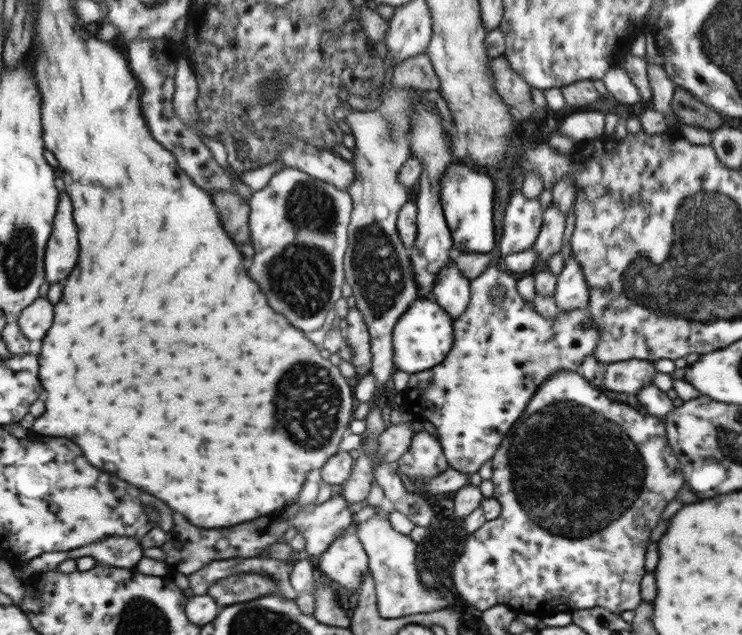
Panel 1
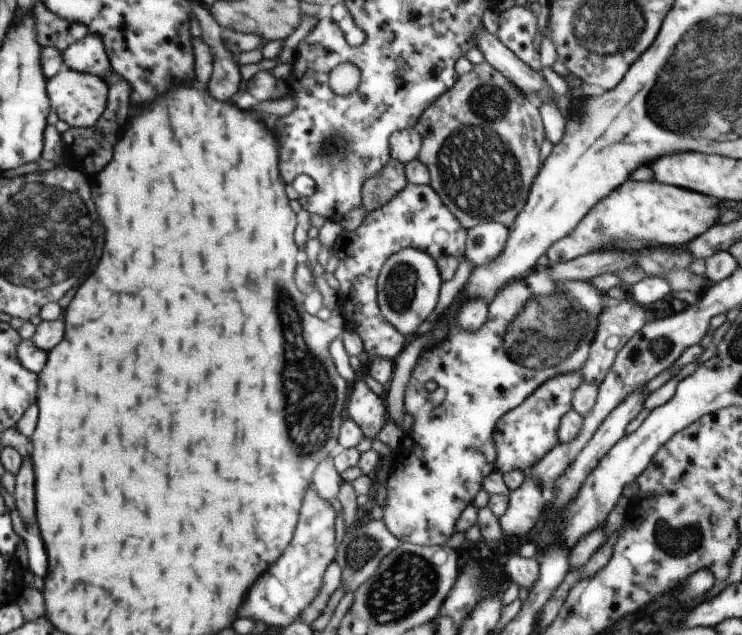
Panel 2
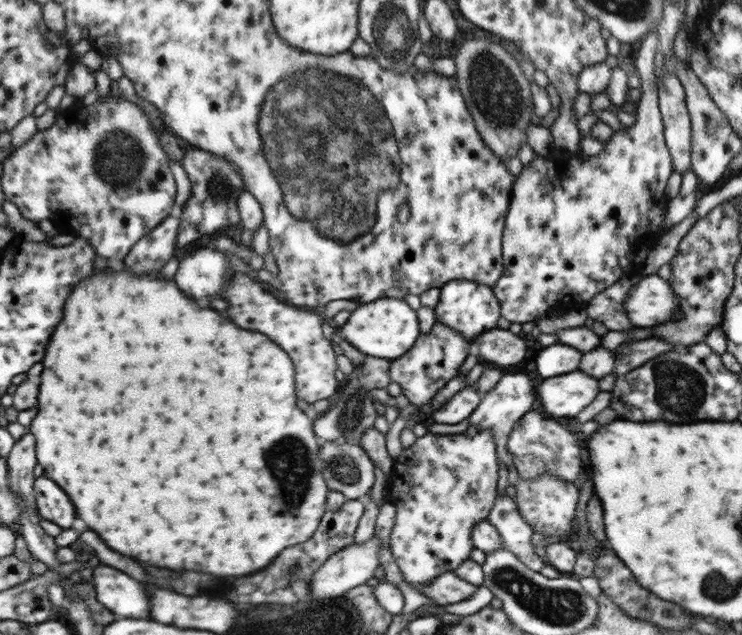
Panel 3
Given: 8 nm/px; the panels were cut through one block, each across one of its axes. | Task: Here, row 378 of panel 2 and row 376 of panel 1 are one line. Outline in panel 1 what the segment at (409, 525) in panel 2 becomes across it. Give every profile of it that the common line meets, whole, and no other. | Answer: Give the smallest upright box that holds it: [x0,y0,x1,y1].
[401,263,602,475]

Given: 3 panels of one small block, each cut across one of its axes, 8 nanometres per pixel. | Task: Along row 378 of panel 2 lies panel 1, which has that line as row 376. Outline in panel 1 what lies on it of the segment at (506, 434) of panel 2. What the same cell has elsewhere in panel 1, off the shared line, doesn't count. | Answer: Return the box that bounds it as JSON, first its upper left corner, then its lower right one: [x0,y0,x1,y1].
[452,369,685,619]

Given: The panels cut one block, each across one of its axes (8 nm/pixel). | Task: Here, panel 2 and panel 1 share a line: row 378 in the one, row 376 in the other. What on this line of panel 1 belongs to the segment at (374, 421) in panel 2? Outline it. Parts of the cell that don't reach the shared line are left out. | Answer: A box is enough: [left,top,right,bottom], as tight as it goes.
[347,307,372,378]

